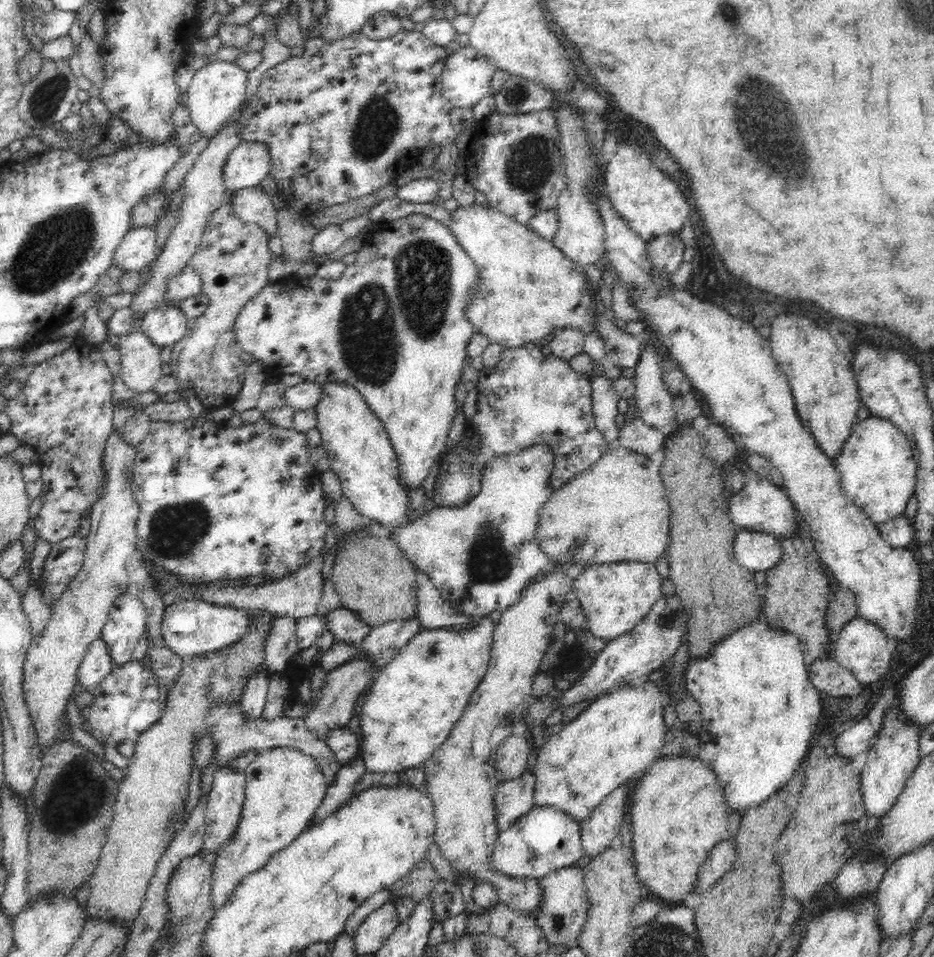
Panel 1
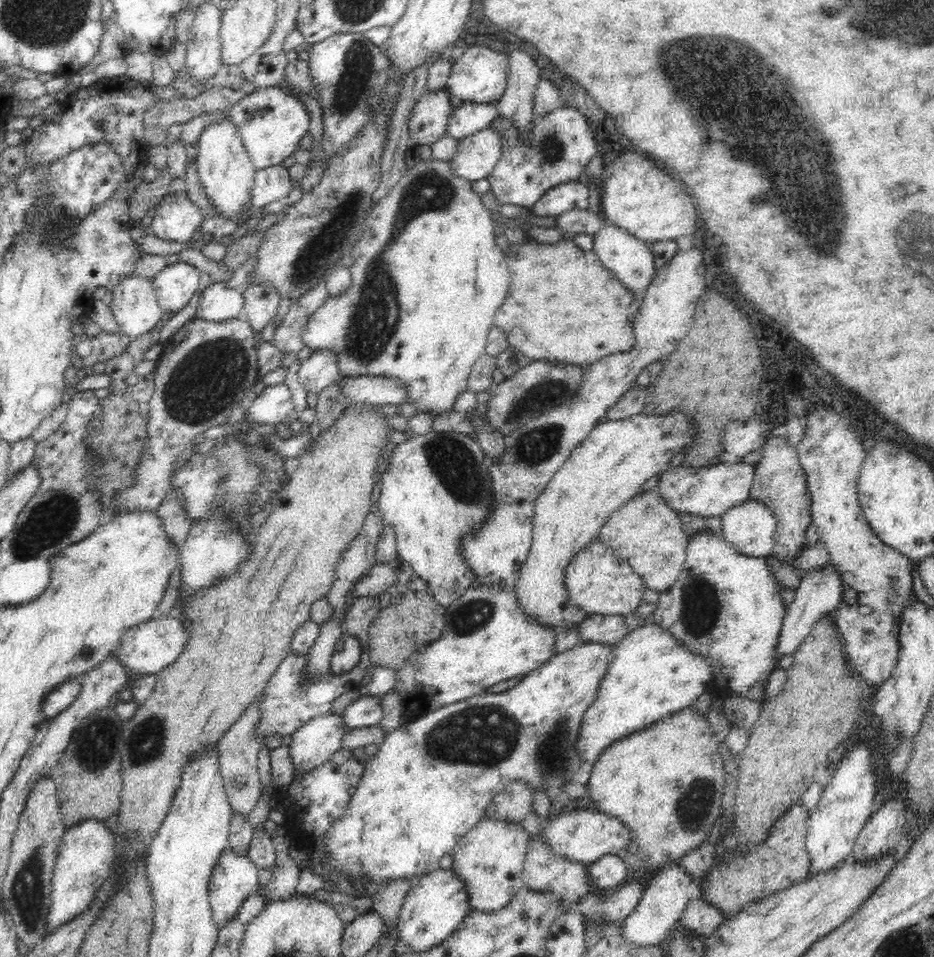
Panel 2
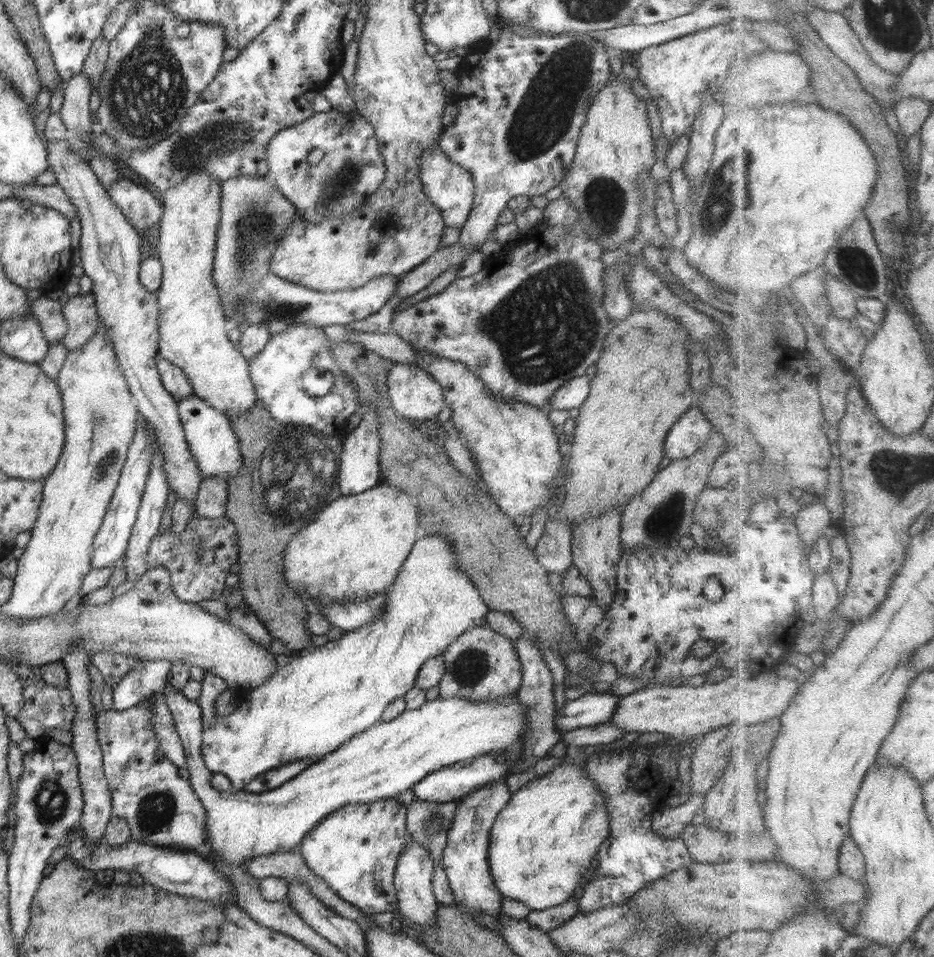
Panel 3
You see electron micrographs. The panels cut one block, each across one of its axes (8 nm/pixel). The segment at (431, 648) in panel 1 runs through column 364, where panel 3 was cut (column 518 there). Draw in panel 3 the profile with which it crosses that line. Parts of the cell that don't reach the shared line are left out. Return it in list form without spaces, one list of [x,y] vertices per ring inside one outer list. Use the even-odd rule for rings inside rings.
[[[170,681],[162,693],[187,753],[190,786],[206,809],[206,842],[215,857],[235,867],[244,867],[245,862],[255,856],[297,850],[320,820],[344,805],[396,797],[426,776],[477,756],[502,753],[508,771],[514,774],[523,757],[522,735],[526,720],[517,694],[484,701],[439,696],[418,709],[404,709],[394,720],[382,721],[356,734],[278,788],[261,793],[220,792],[210,785],[213,773],[205,768],[201,755],[204,725],[200,705],[188,700]]]

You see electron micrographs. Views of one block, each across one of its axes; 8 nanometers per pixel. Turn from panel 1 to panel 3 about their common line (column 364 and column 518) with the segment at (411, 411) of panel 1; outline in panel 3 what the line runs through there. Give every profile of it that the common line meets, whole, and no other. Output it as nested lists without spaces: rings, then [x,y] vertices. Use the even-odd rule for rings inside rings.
[[[578,218],[576,226],[572,226],[568,230],[570,234],[564,234],[564,228],[550,228],[542,220],[534,229],[522,234],[520,244],[513,241],[507,244],[499,255],[487,258],[482,270],[476,272],[474,276],[456,277],[444,292],[434,294],[434,296],[430,296],[402,311],[394,313],[390,324],[393,332],[398,333],[417,350],[432,352],[436,356],[464,364],[468,368],[468,371],[474,373],[476,377],[482,380],[489,394],[493,394],[494,397],[513,398],[513,400],[531,404],[536,408],[543,410],[550,409],[551,398],[554,396],[556,390],[564,386],[569,379],[585,375],[586,370],[598,362],[604,341],[613,327],[603,307],[605,296],[603,277],[605,274],[604,270],[608,267],[602,263],[600,257],[604,254],[605,250],[602,250],[598,246],[598,242],[584,232],[584,228],[582,228],[580,222],[581,220]]]

